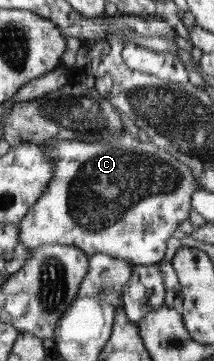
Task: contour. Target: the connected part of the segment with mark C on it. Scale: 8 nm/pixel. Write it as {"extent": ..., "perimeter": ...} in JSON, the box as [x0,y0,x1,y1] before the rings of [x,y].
{"extent":[19,131,198,265],"perimeter":[[[122,131],[102,142],[46,139],[44,151],[54,161],[52,180],[19,222],[20,243],[26,247],[56,242],[78,246],[90,256],[104,253],[116,259],[126,259],[133,265],[152,265],[164,257],[166,241],[179,223],[190,219],[192,197],[198,191],[196,172],[151,141],[142,142]]]}

